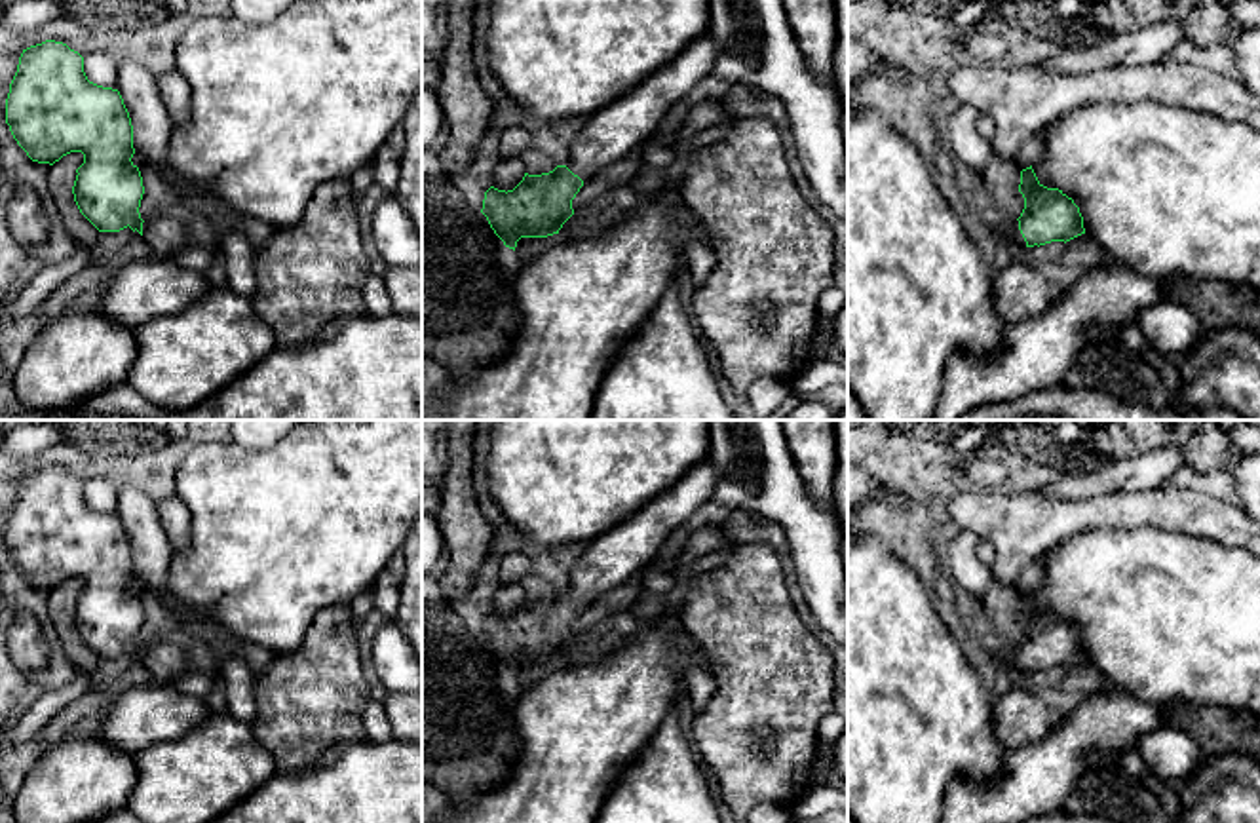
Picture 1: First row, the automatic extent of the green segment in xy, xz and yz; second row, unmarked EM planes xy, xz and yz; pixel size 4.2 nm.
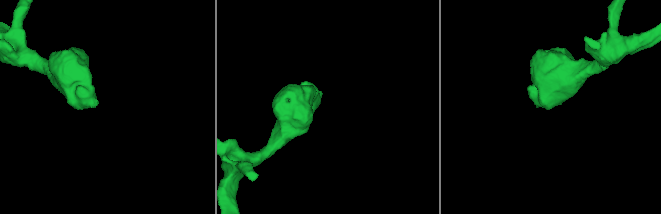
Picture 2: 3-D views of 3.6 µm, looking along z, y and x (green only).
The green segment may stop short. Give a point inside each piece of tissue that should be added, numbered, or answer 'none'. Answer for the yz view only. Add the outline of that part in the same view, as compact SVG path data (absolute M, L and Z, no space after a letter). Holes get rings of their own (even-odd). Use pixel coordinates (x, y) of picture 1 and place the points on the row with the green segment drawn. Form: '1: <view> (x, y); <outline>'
1: yz (1006, 232); M996 215L988 220L988 226L1000 247L1015 243L1019 255L1026 249L1026 241L1019 230L1019 220L1005 220L1003 217Z

